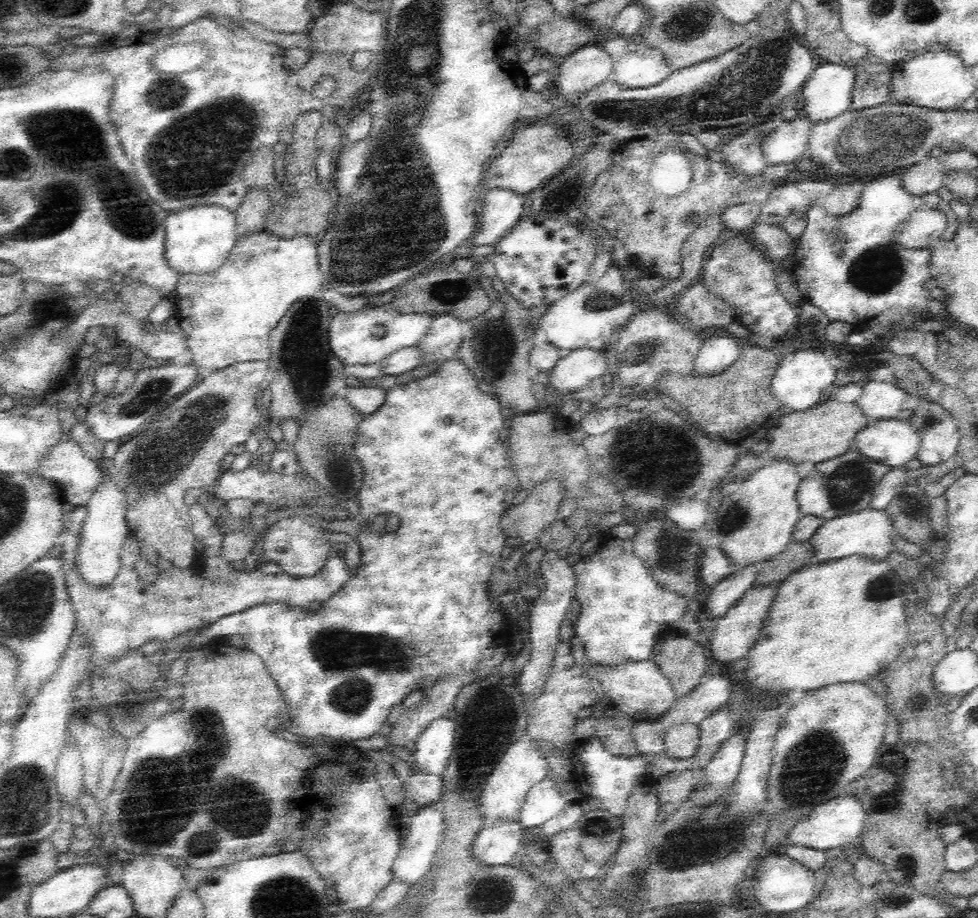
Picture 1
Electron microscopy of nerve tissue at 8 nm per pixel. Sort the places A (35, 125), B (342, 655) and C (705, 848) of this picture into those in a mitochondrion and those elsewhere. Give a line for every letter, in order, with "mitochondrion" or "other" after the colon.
A: mitochondrion
B: mitochondrion
C: other

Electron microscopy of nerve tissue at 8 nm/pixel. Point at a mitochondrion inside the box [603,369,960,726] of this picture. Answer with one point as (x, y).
(847, 481)

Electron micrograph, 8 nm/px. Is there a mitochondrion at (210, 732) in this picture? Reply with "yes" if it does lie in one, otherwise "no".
yes

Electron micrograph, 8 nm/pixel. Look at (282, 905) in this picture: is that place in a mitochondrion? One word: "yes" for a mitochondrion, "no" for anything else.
yes

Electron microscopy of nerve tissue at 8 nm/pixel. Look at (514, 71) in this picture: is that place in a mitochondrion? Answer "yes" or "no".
no

